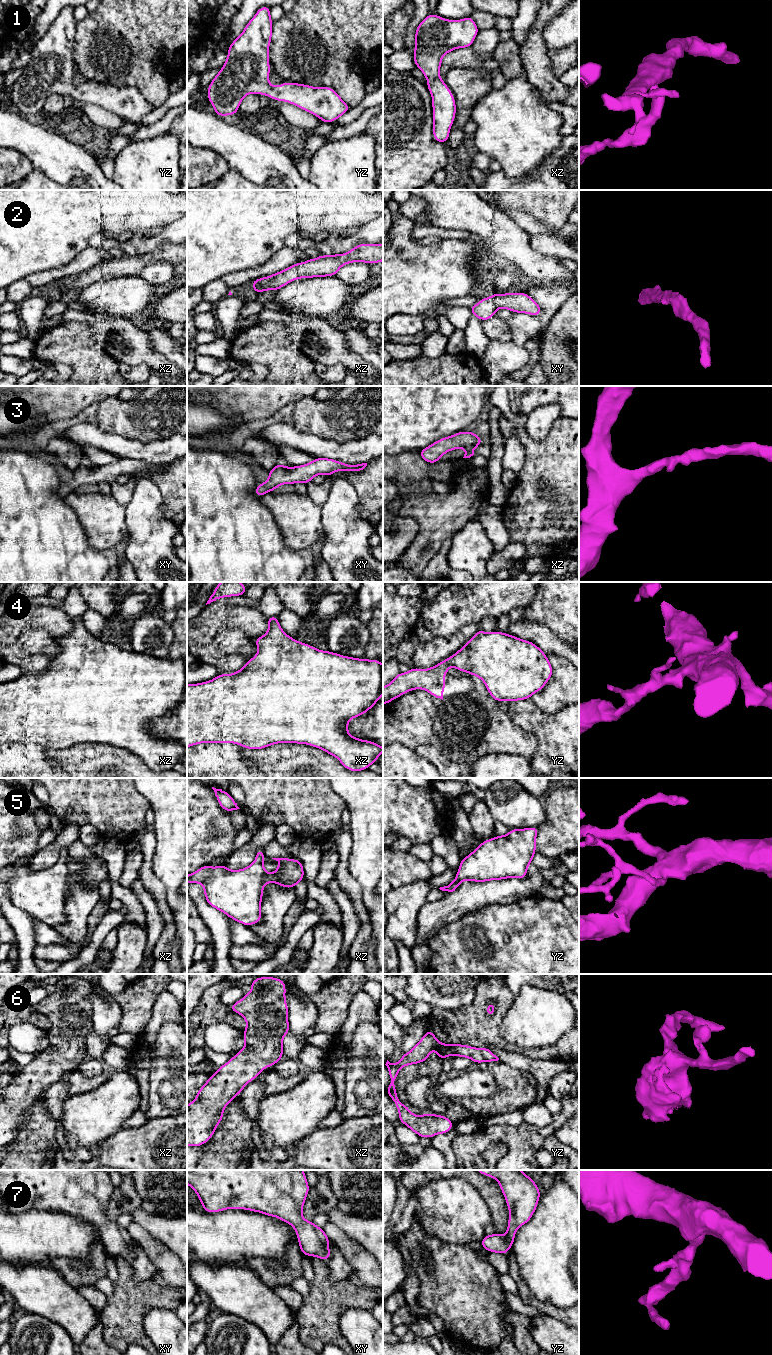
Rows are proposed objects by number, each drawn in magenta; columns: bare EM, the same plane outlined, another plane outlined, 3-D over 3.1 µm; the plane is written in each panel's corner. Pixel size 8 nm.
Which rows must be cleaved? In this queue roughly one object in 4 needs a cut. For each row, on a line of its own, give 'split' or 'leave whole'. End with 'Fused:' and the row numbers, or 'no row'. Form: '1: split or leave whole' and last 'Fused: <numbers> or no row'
1: leave whole
2: leave whole
3: leave whole
4: leave whole
5: leave whole
6: leave whole
7: leave whole
Fused: no row

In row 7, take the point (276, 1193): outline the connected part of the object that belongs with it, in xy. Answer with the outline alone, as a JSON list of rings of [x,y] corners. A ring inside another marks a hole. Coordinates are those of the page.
[[[187,1170],[187,1184],[197,1194],[204,1212],[244,1209],[277,1217],[294,1228],[302,1255],[329,1260],[330,1239],[323,1228],[302,1216],[310,1189],[303,1170]]]

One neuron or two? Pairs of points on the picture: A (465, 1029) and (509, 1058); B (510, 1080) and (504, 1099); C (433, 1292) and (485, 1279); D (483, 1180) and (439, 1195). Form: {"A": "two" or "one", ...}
{"A": "two", "B": "one", "C": "one", "D": "two"}

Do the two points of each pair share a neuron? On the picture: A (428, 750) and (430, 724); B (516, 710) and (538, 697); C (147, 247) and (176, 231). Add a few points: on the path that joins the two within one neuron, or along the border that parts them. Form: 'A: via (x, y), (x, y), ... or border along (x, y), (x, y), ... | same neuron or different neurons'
A: border along (413, 749), (420, 745), (430, 744), (447, 757) | different neurons
B: border along (530, 698), (544, 712), (548, 714), (553, 713) | different neurons
C: via (154, 242), (169, 234) | same neuron

